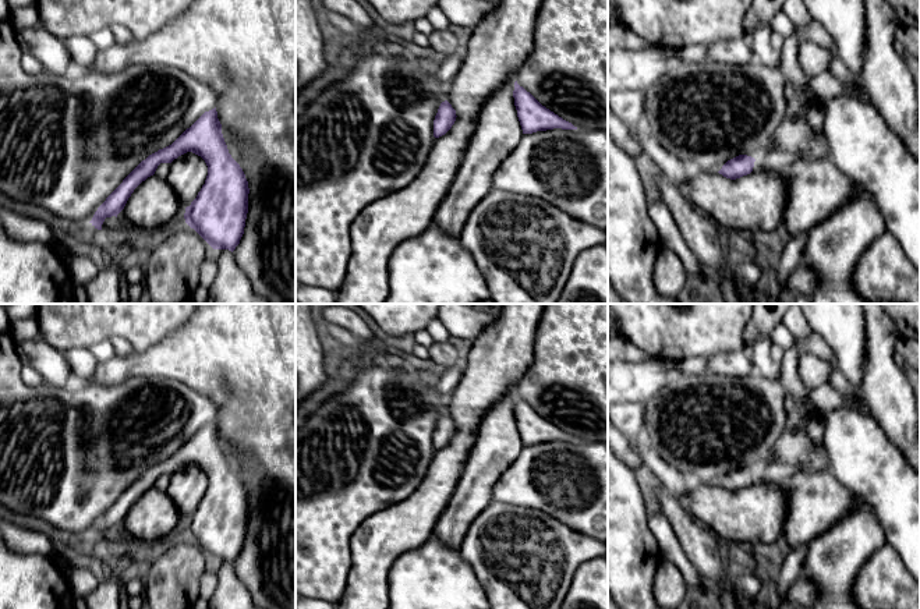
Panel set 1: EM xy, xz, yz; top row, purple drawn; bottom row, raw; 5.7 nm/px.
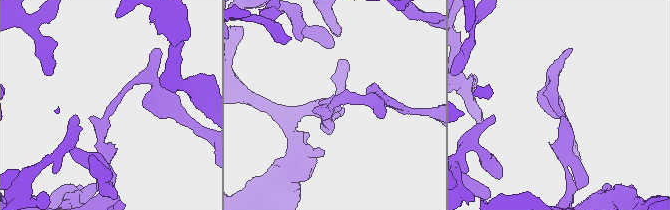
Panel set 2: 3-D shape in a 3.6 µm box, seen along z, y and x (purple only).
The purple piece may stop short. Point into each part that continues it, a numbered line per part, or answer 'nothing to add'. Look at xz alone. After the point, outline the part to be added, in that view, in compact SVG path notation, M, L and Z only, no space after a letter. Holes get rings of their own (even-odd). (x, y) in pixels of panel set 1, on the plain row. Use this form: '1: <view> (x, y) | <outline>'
nothing to add

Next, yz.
nothing to add

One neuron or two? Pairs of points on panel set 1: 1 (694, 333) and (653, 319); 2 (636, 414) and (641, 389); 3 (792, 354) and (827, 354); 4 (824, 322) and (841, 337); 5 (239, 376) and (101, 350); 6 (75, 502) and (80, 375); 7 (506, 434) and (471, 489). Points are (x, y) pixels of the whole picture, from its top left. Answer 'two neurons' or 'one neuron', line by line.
1: one neuron
2: two neurons
3: one neuron
4: one neuron
5: two neurons
6: two neurons
7: one neuron

